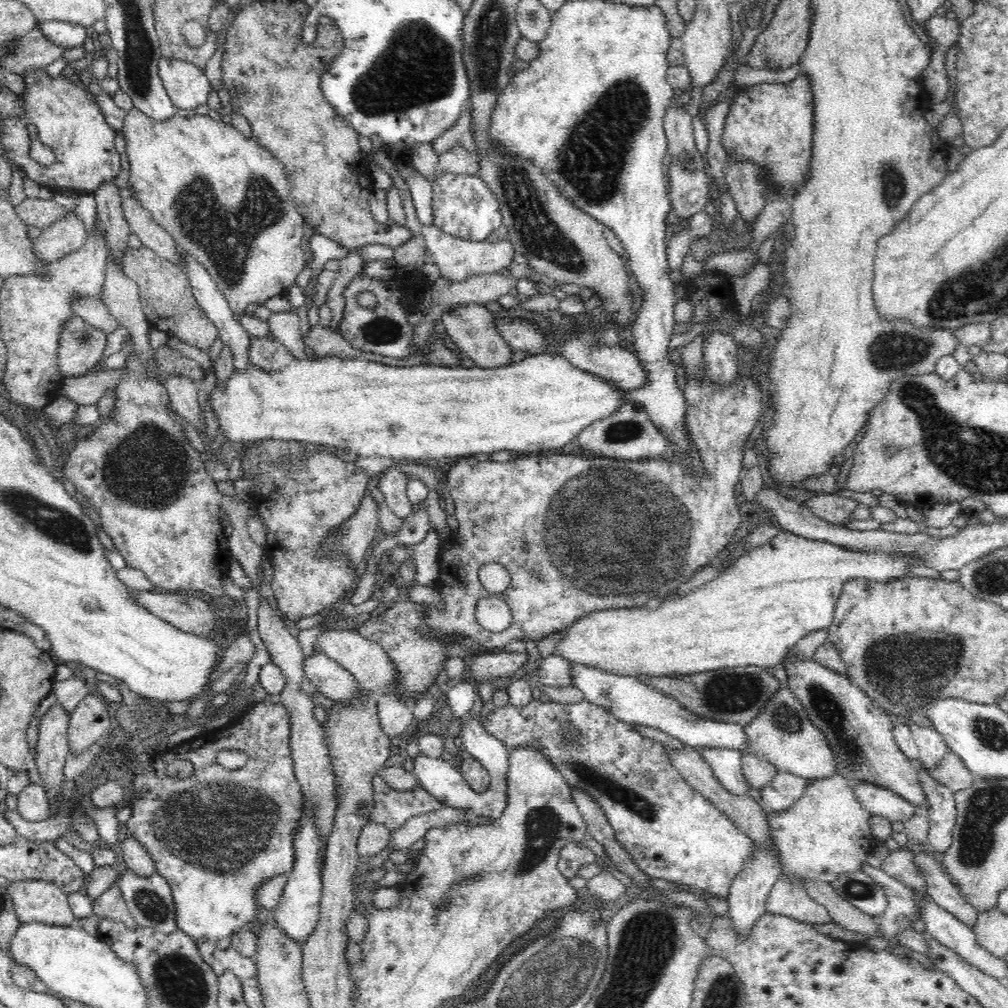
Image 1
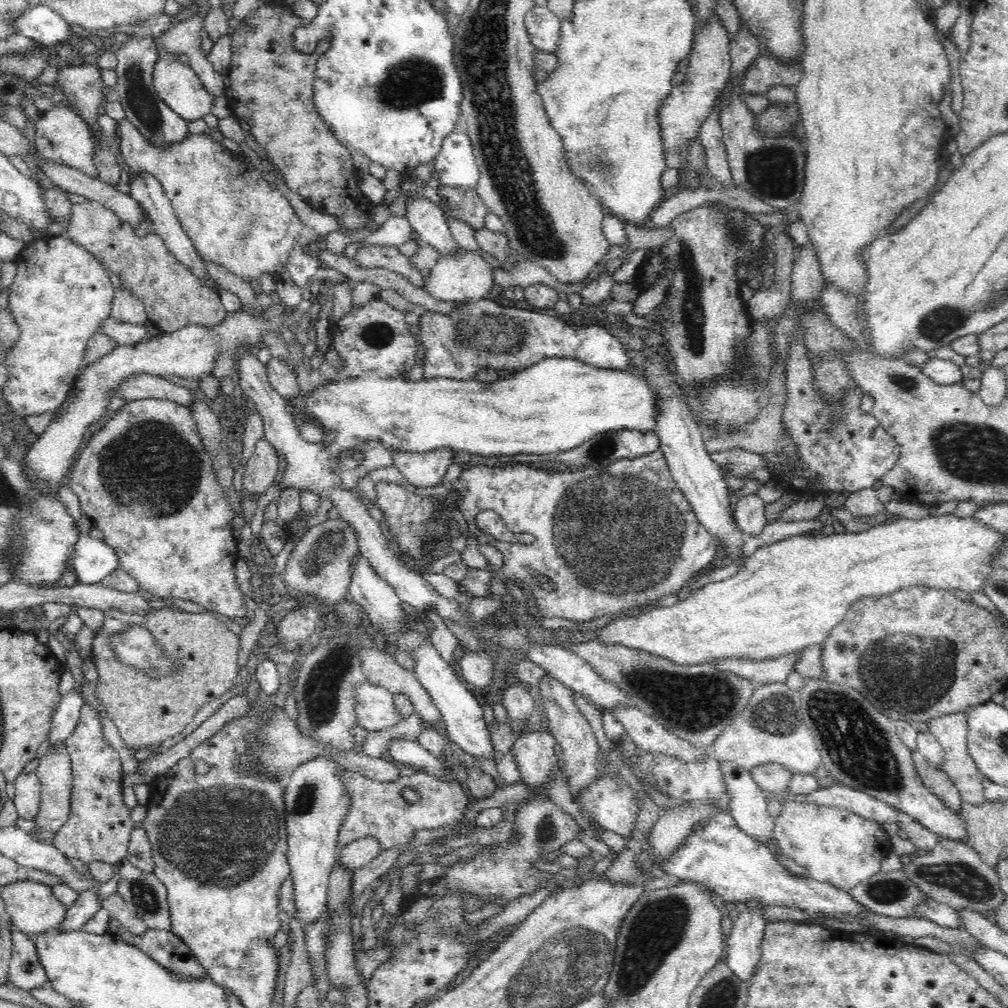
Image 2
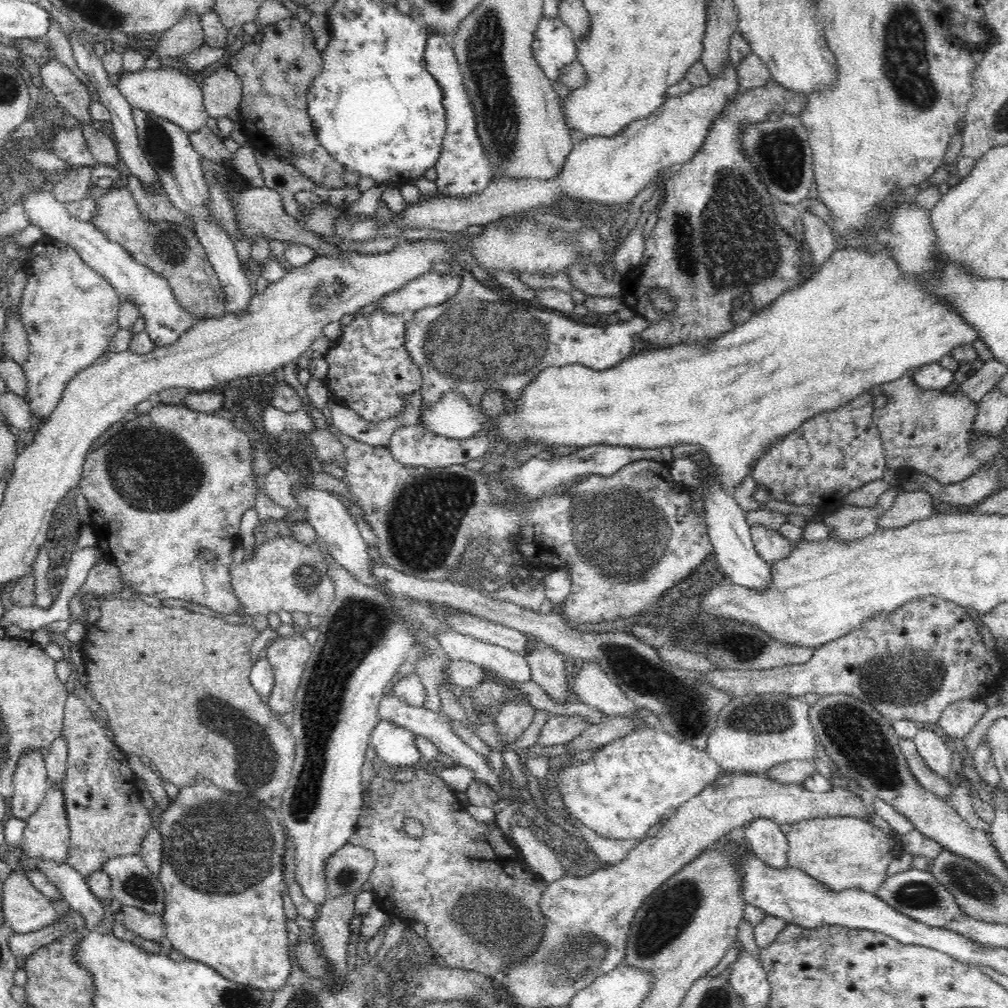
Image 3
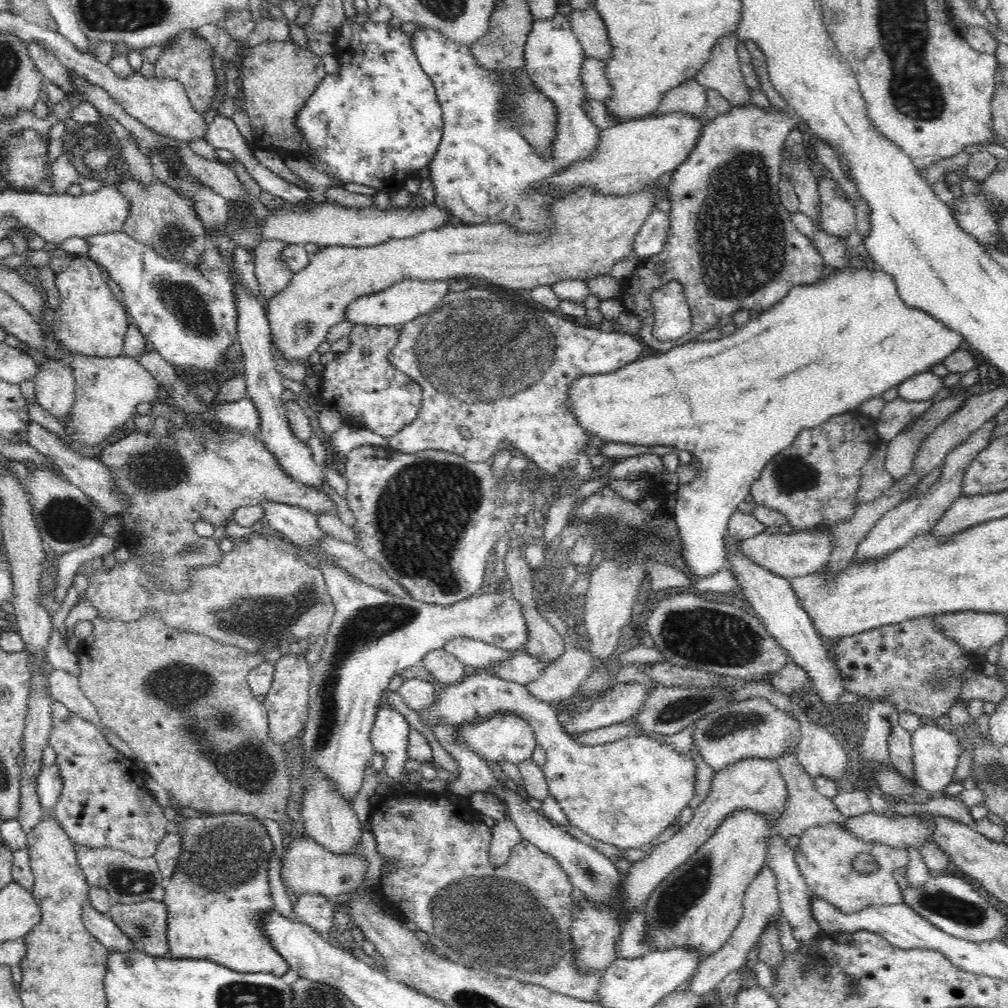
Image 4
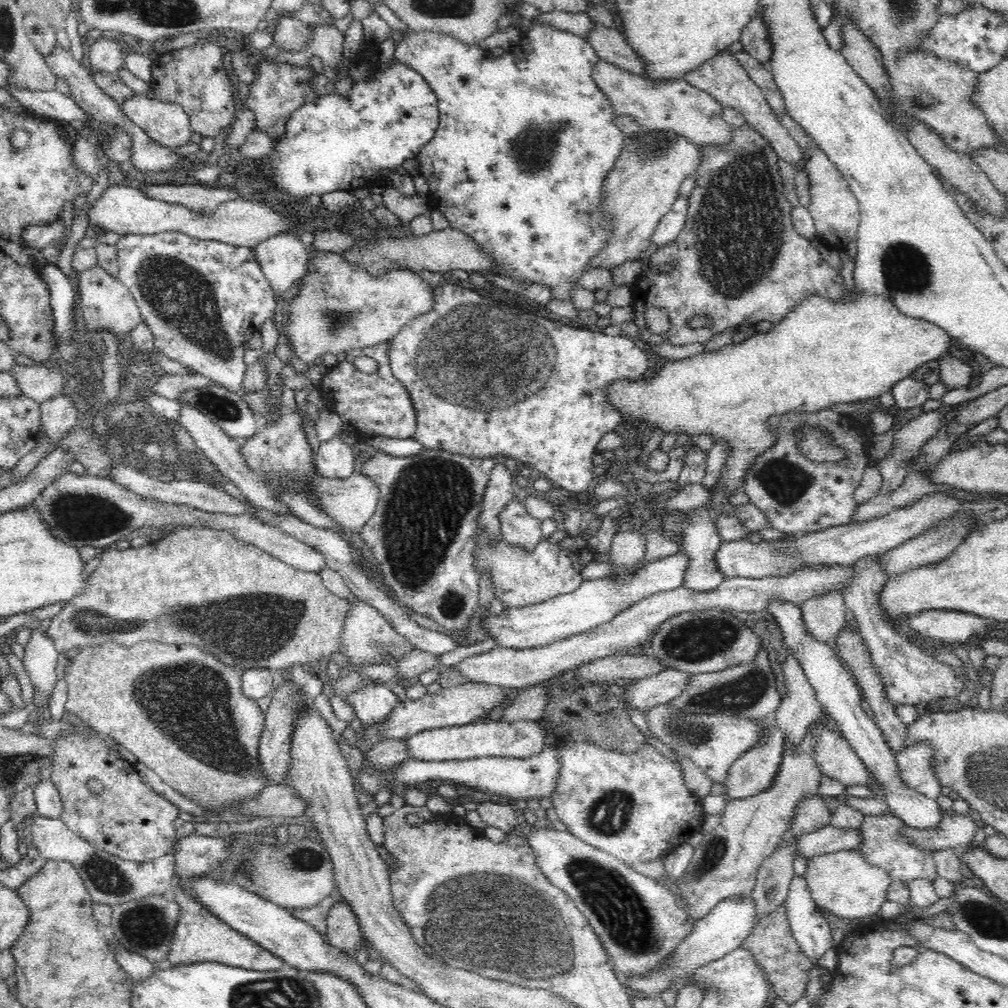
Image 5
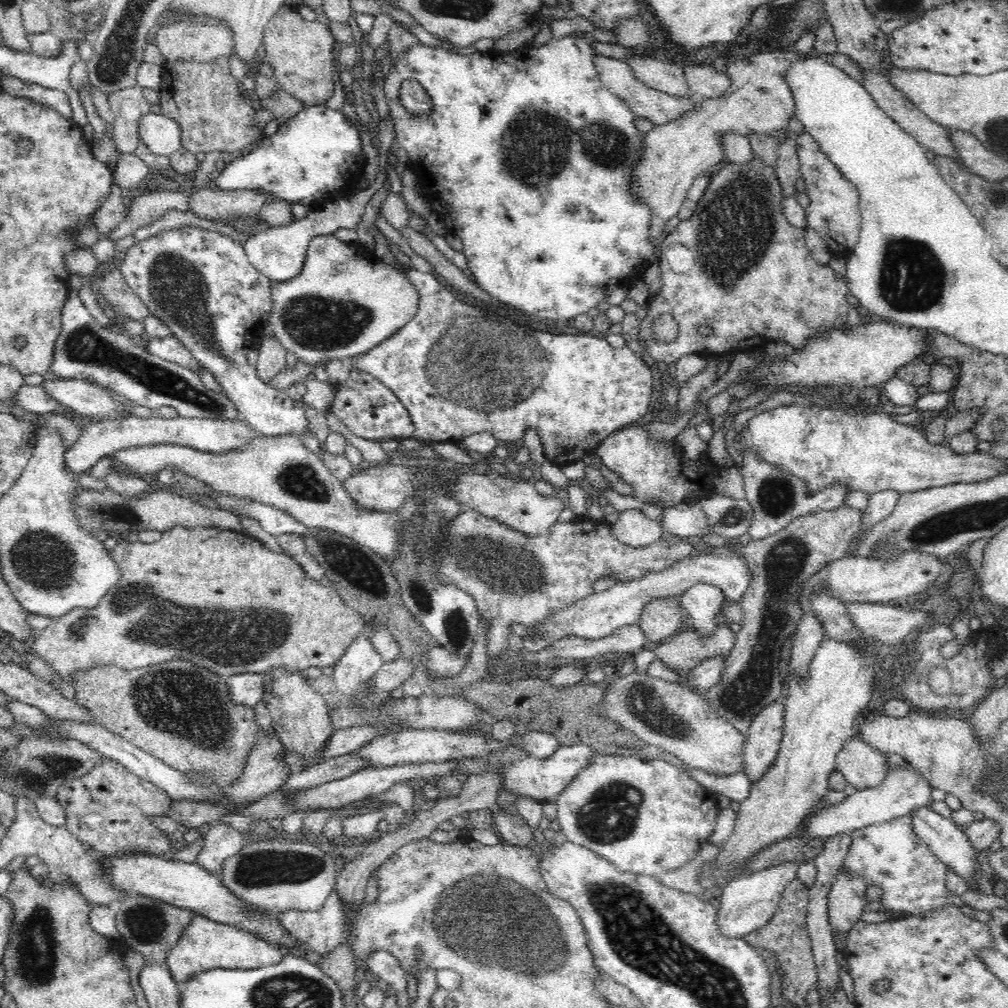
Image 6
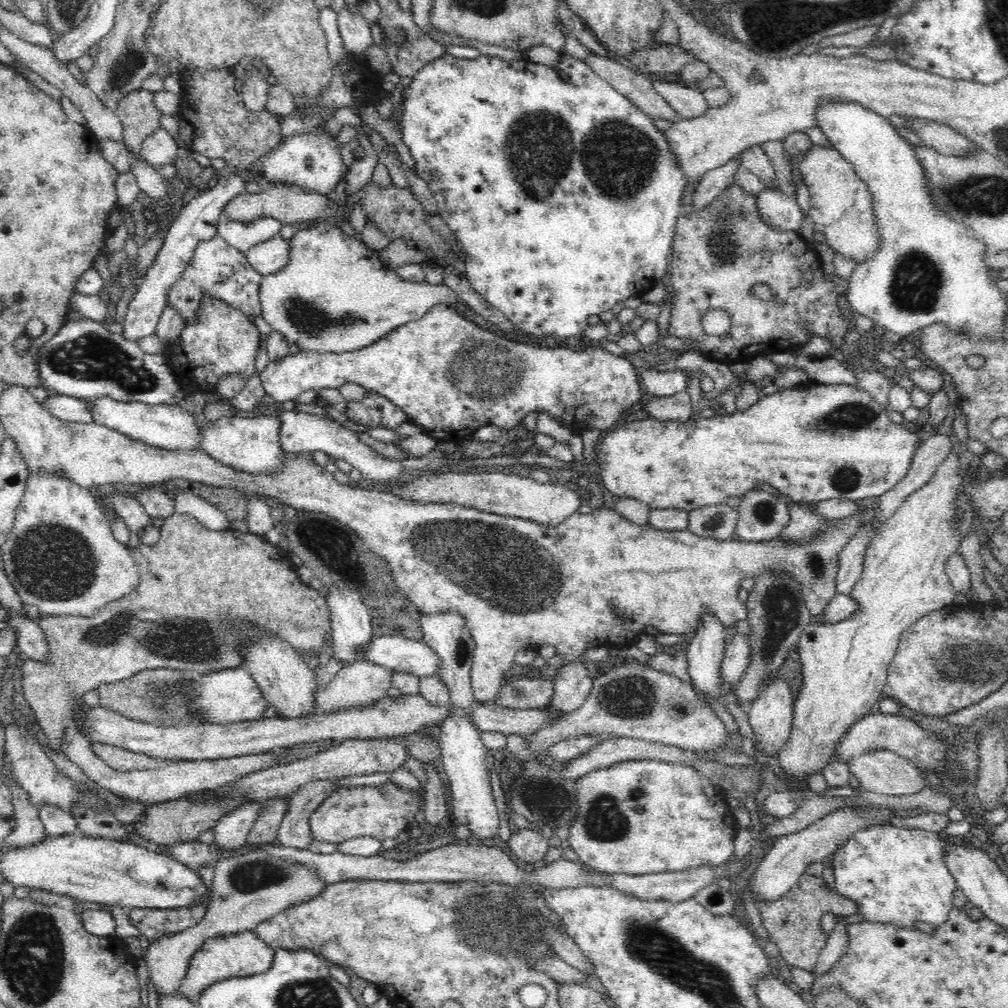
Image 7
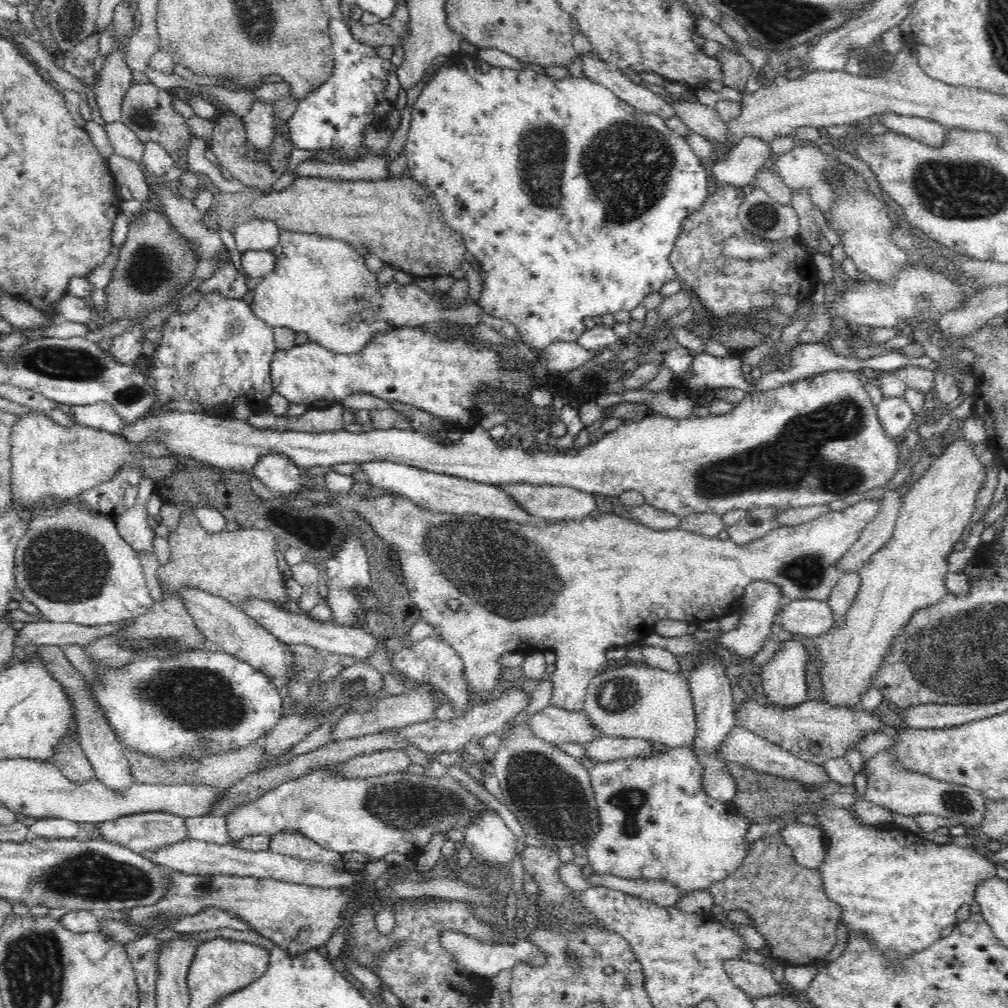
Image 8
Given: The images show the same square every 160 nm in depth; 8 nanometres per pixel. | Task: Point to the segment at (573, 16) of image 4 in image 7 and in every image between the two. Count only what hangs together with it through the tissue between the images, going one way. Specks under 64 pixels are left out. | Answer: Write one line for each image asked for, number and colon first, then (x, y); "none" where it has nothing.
5: (610, 45)
6: (667, 77)
7: (689, 103)

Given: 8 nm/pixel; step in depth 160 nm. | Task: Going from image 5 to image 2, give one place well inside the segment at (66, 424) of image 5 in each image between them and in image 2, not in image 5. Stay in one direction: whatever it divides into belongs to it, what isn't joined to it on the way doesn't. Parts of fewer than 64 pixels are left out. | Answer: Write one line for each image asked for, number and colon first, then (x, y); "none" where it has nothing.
2: (61, 295)
3: (70, 312)
4: (55, 382)

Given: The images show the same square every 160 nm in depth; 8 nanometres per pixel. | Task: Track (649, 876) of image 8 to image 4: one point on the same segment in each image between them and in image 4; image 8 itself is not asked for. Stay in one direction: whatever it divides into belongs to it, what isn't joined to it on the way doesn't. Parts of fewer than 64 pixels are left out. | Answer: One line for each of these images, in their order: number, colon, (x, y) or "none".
4: (627, 792)
5: (636, 806)
6: (648, 817)
7: (635, 817)

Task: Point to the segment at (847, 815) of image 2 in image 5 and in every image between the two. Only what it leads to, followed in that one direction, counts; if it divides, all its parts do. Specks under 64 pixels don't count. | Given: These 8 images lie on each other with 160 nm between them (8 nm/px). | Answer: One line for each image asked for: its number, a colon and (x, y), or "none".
3: (842, 852)
4: (841, 869)
5: (843, 882)

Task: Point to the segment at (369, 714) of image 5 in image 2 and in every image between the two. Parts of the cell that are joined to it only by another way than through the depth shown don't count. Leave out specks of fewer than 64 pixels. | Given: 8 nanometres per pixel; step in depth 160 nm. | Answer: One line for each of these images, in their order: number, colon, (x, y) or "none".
2: (404, 752)
3: (395, 746)
4: (390, 733)

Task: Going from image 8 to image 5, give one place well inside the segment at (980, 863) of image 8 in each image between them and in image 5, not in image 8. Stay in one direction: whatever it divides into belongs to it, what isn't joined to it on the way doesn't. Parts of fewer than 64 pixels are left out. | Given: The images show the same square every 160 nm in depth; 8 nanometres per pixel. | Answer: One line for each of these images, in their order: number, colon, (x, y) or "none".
5: (882, 844)
6: (890, 855)
7: (896, 875)

